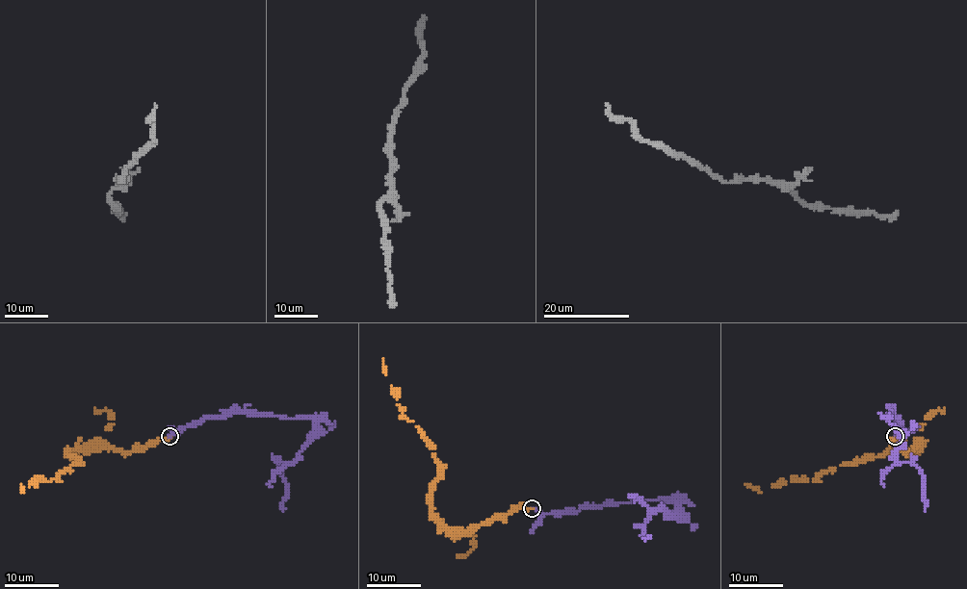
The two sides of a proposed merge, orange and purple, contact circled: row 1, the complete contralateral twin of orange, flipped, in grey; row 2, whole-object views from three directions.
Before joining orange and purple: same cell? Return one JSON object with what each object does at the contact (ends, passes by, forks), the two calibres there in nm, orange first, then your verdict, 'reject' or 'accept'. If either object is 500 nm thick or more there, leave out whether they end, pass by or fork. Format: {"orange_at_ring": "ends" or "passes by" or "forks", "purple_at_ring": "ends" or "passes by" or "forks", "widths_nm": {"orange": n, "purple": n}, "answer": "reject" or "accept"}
{"orange_at_ring": "ends", "purple_at_ring": "ends", "widths_nm": {"orange": 280, "purple": 260}, "answer": "accept"}

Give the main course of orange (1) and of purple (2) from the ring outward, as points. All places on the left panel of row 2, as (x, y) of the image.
1: (169, 435), (126, 451), (105, 443), (92, 444), (69, 451), (77, 460), (51, 480), (20, 484)
2: (170, 435), (185, 426), (237, 412), (311, 418), (312, 435), (296, 460), (281, 466), (286, 486), (282, 512)

